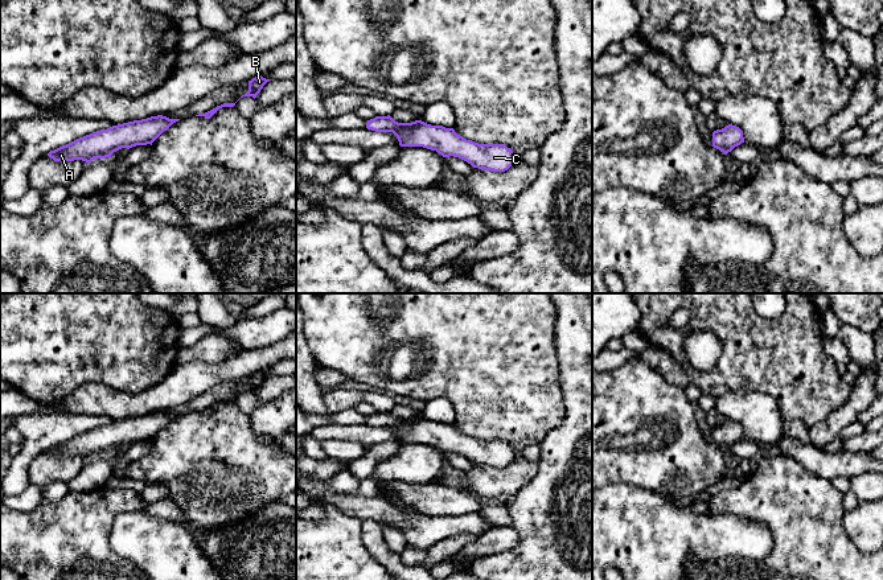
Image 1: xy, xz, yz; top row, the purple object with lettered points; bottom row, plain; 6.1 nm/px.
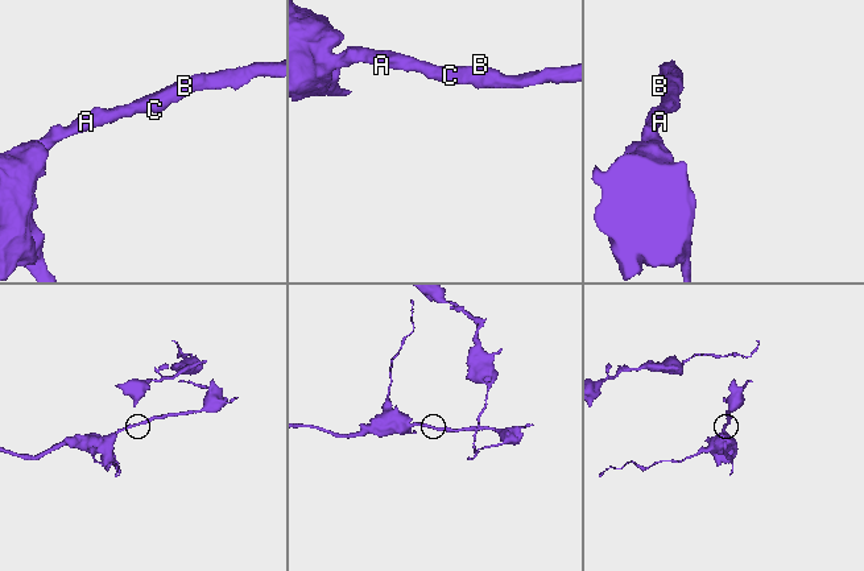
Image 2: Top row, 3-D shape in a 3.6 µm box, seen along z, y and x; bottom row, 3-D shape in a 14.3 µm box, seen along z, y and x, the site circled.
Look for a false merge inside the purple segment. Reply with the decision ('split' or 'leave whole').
leave whole

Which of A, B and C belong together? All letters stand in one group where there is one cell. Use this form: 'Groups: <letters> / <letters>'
Groups: A B C

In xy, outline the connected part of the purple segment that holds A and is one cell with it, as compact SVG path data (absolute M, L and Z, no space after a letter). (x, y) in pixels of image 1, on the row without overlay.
M157 411L112 421L50 447L48 452L54 457L82 456L90 460L94 454L111 453L114 448L122 444L152 441L164 427L178 416Z

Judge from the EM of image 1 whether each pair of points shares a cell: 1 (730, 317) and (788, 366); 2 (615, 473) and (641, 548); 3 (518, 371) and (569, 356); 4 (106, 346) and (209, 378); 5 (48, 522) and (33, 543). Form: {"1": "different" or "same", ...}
{"1": "same", "2": "different", "3": "different", "4": "different", "5": "same"}

